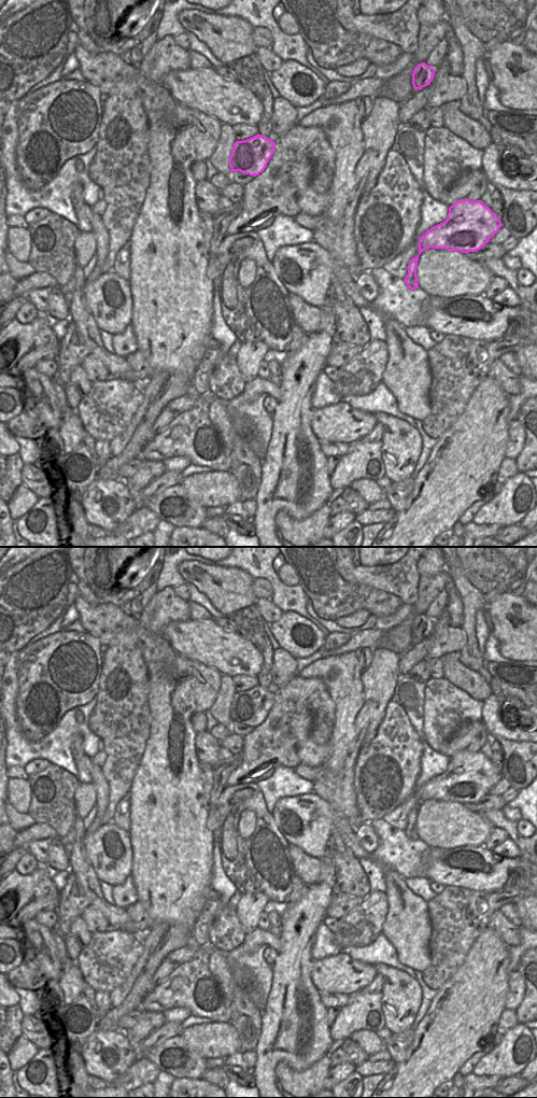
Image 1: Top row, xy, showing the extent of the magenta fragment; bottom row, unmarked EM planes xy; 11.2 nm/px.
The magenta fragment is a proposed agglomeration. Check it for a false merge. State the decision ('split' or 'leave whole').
split

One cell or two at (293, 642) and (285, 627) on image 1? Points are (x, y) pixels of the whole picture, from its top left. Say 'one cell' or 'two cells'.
one cell

